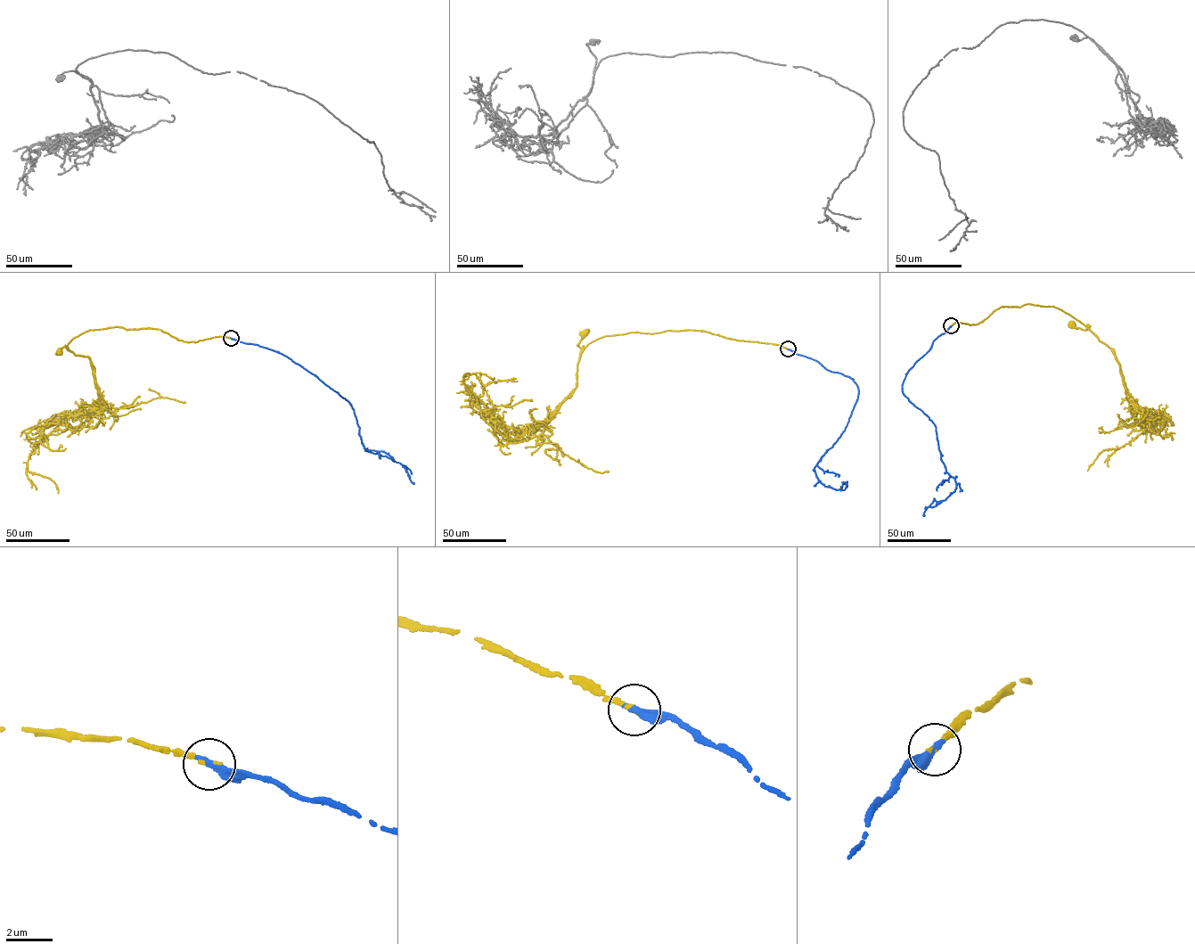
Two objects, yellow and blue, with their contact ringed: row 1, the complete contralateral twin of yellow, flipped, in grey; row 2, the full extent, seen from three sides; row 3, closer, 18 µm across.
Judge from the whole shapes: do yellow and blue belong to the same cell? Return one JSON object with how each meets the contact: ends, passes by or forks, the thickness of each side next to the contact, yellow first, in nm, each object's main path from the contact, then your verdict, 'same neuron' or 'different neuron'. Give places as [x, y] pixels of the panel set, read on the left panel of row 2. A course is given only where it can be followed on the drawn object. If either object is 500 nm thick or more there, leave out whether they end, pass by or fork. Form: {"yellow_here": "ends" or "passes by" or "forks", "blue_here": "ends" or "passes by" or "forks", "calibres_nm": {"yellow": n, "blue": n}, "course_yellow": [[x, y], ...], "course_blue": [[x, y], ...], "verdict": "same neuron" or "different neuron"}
{"yellow_here": "ends", "blue_here": "ends", "calibres_nm": {"yellow": 150, "blue": 400}, "course_yellow": [[231, 338], [188, 342], [160, 330], [117, 326], [89, 330], [69, 342], [69, 350], [65, 345], [59, 352]], "course_blue": [[231, 338], [282, 354], [337, 392], [351, 405], [364, 450], [405, 466], [413, 484]], "verdict": "same neuron"}

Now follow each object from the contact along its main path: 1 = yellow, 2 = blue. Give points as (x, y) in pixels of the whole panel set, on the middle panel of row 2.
1: (788, 348), (688, 329), (606, 335), (587, 345), (580, 354), (583, 346), (577, 345), (585, 332)
2: (788, 348), (857, 385), (857, 398), (845, 430), (814, 470), (825, 486), (837, 490), (847, 486)

